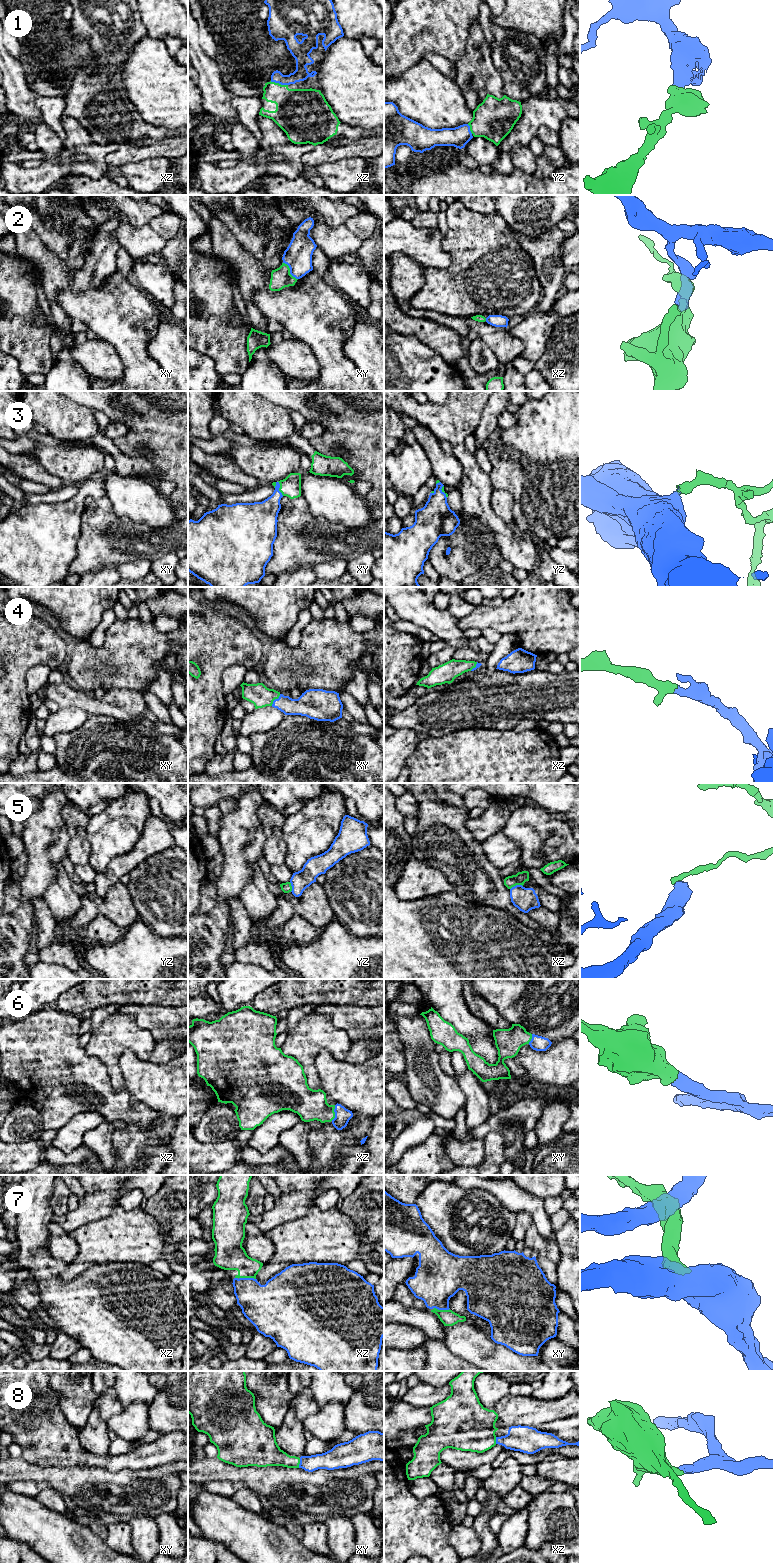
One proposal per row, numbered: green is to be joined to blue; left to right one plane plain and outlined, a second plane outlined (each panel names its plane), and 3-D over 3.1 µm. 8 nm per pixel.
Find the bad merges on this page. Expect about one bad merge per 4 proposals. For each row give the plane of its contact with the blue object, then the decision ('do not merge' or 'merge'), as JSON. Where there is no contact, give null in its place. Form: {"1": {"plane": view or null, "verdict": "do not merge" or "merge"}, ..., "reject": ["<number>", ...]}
{"1": {"plane": "xz", "verdict": "merge"}, "2": {"plane": "xy", "verdict": "merge"}, "3": {"plane": "xy", "verdict": "merge"}, "4": {"plane": "xy", "verdict": "merge"}, "5": {"plane": "xz", "verdict": "do not merge"}, "6": {"plane": "xz", "verdict": "merge"}, "7": {"plane": "xz", "verdict": "merge"}, "8": {"plane": "xy", "verdict": "merge"}, "reject": ["5"]}

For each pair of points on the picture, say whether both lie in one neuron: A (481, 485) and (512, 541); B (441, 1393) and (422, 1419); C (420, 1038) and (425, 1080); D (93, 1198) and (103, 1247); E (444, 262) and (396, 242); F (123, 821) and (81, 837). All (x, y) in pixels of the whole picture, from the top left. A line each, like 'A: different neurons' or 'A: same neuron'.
A: same neuron
B: different neurons
C: same neuron
D: different neurons
E: same neuron
F: different neurons

